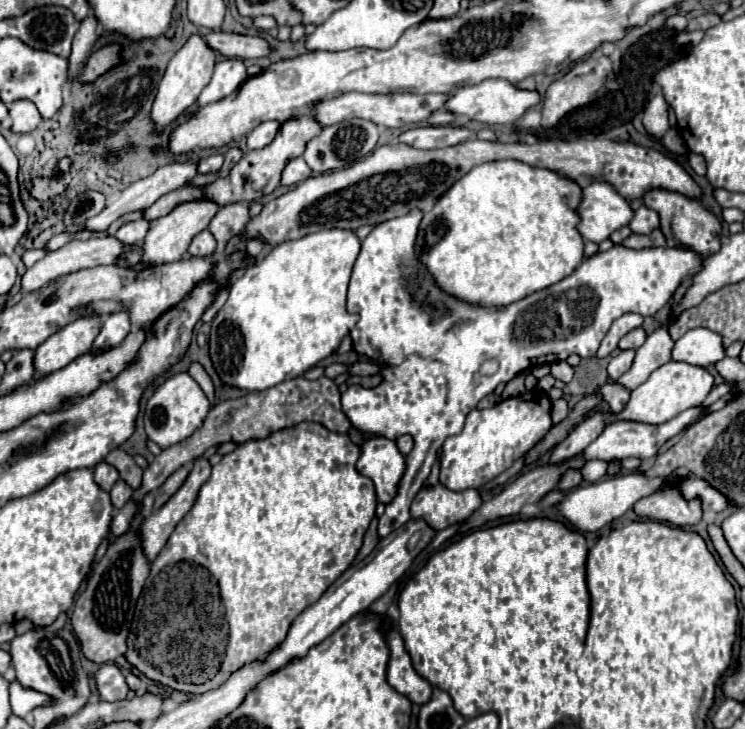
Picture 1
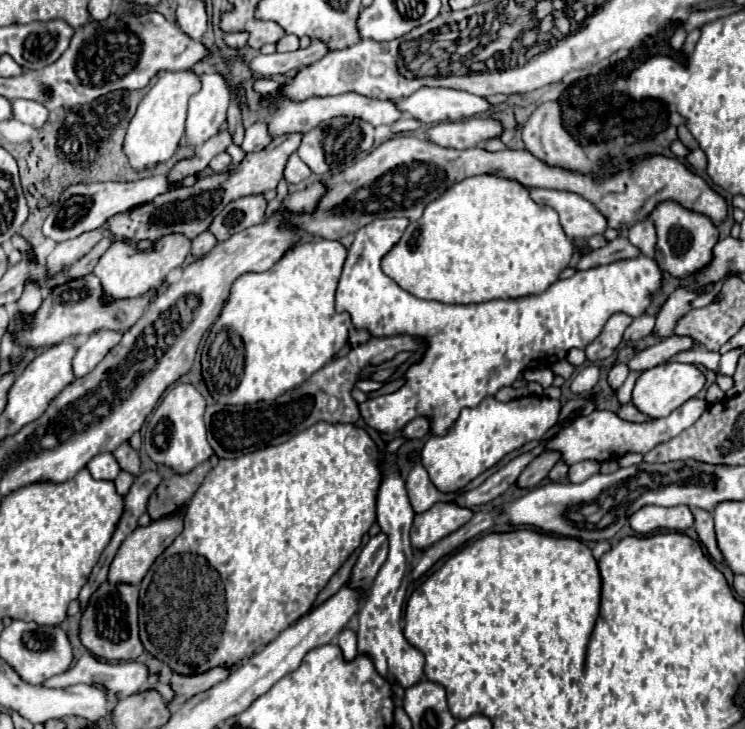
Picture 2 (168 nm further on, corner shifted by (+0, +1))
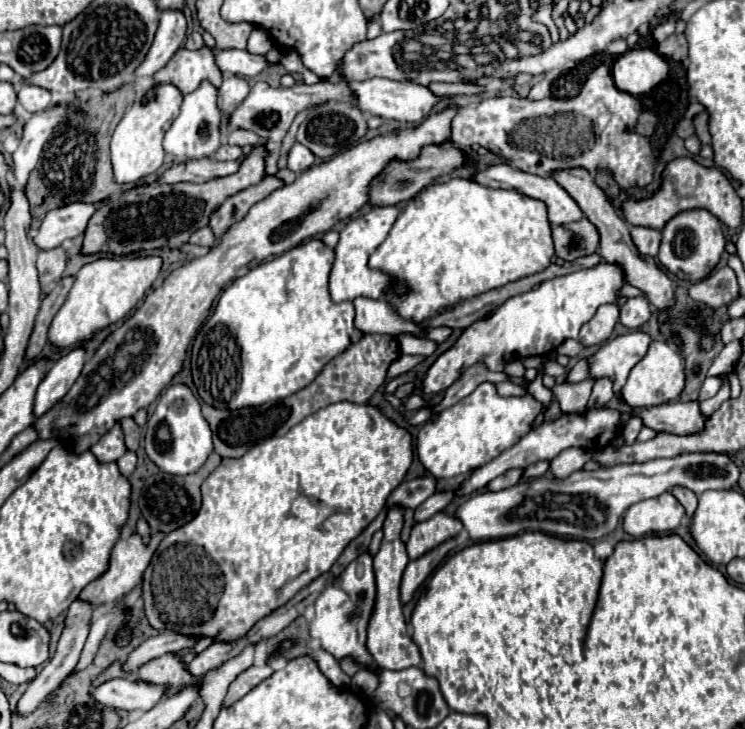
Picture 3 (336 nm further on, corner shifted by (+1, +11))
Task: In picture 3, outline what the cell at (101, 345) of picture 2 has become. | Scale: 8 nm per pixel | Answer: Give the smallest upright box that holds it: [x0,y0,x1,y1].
[33,348,85,418]

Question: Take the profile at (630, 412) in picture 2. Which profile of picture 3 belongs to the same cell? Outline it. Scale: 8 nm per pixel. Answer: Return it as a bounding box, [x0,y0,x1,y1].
[639,402,705,436]

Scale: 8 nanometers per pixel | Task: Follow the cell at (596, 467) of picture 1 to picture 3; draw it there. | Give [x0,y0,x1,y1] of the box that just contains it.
[549,448,589,480]

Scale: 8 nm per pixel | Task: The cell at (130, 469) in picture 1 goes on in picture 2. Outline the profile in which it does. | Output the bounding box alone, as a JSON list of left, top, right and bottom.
[112,444,140,476]

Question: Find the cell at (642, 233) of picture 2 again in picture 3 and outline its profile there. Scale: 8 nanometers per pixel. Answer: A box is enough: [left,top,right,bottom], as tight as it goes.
[631,226,661,256]

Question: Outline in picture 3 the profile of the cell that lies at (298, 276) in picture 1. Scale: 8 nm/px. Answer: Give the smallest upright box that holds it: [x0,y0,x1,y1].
[191,240,355,408]

